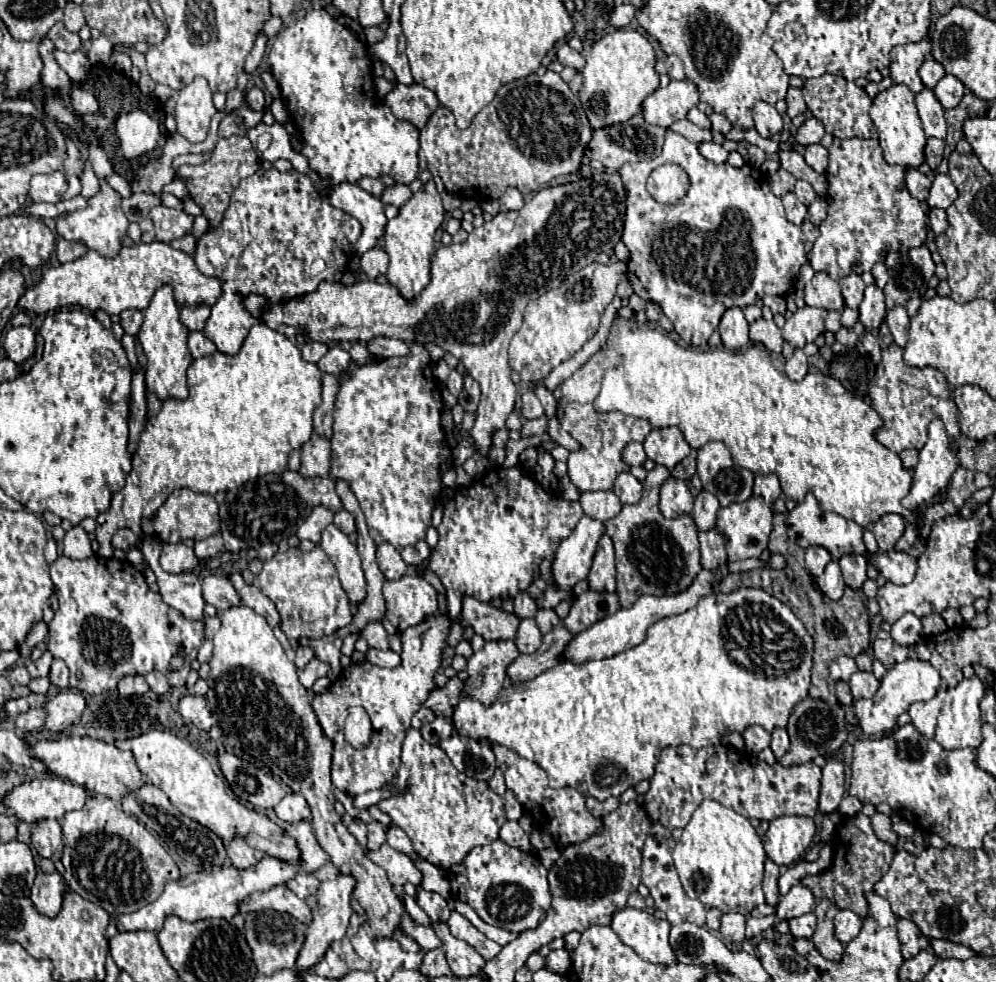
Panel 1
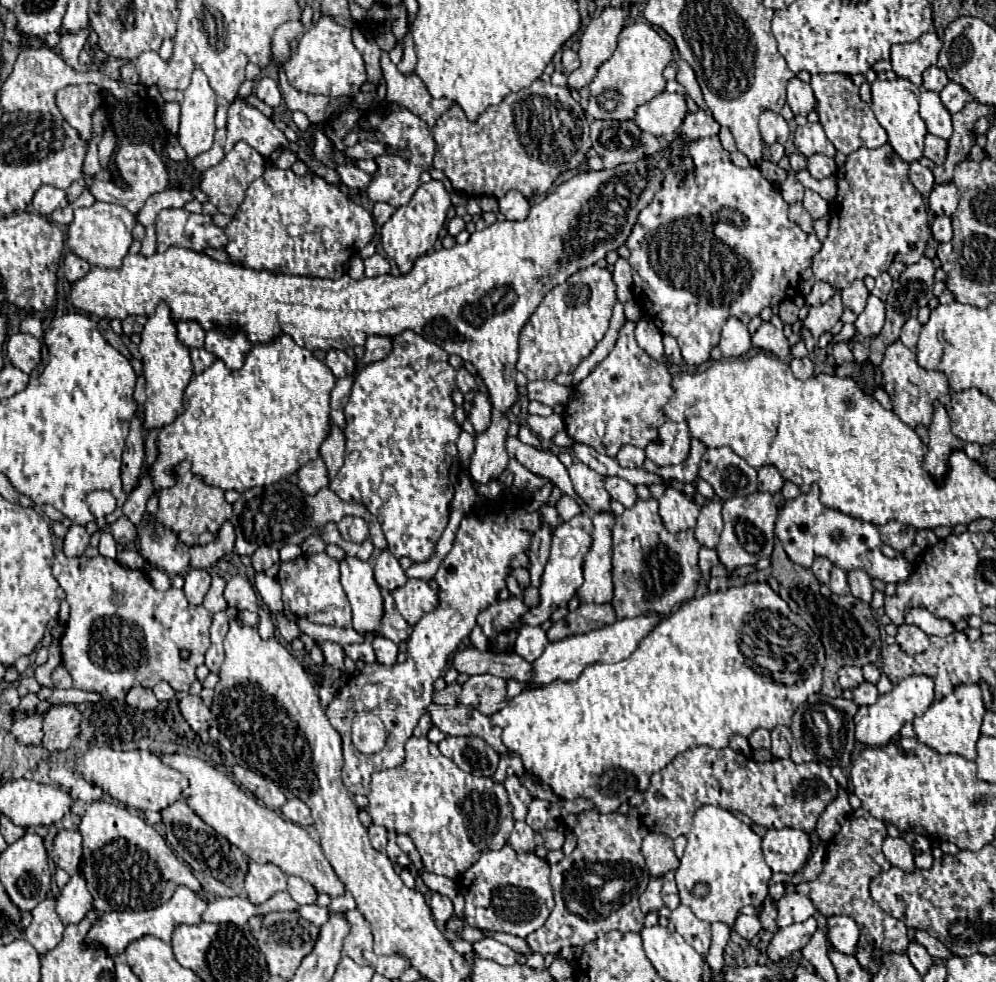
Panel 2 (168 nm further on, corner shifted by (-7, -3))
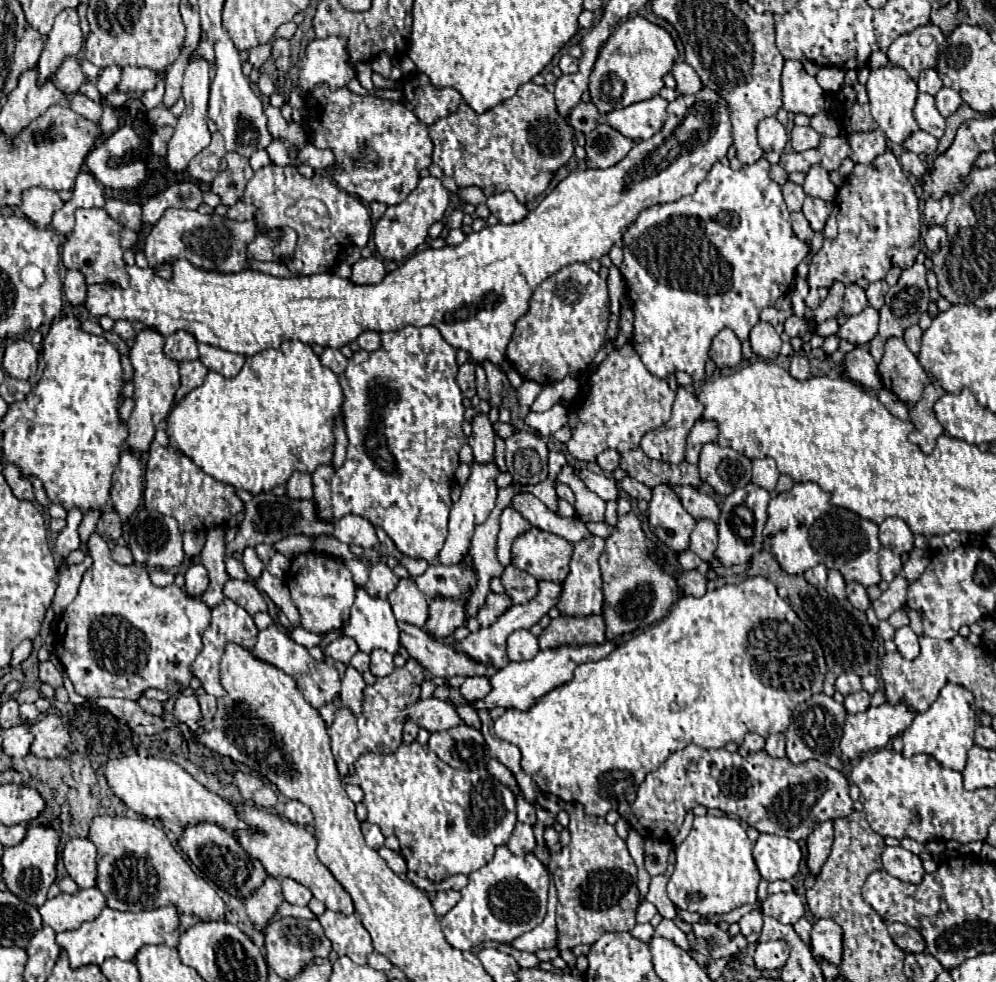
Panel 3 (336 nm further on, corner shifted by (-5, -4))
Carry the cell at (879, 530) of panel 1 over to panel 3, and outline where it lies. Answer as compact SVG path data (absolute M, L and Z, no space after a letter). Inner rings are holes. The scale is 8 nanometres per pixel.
M888 517L880 523L880 543L896 555L902 555L914 549L914 535L902 519Z

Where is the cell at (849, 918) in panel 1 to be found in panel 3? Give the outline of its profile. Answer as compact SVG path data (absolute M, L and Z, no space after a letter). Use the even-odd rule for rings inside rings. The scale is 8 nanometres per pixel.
M818 919L812 927L812 955L834 965L842 963L842 927L832 919Z

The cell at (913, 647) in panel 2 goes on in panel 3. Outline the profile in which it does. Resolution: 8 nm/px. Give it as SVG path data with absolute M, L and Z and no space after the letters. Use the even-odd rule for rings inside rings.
M906 625L906 627L900 627L894 635L894 643L900 651L900 655L908 661L916 659L920 655L920 641L918 641L918 635Z

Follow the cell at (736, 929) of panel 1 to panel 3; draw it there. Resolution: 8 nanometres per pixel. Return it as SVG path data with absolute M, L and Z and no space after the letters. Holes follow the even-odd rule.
M750 911L750 913L746 913L740 921L738 921L738 925L740 925L740 931L742 931L742 935L750 935L750 933L760 933L760 929L762 929L762 913L760 911Z

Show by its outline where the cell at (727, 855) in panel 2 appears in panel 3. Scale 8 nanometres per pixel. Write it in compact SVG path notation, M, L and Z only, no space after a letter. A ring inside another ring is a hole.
M704 815L694 817L690 835L676 849L674 873L668 881L670 901L684 911L698 913L702 917L724 915L736 907L756 901L756 887L760 873L752 857L752 841L738 821L728 815Z

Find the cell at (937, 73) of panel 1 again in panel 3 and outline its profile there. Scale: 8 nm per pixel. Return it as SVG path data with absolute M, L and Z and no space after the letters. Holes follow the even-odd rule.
M926 69L926 71L920 73L920 77L918 77L918 89L922 93L930 93L930 95L936 95L942 89L942 79L936 73L936 69Z

